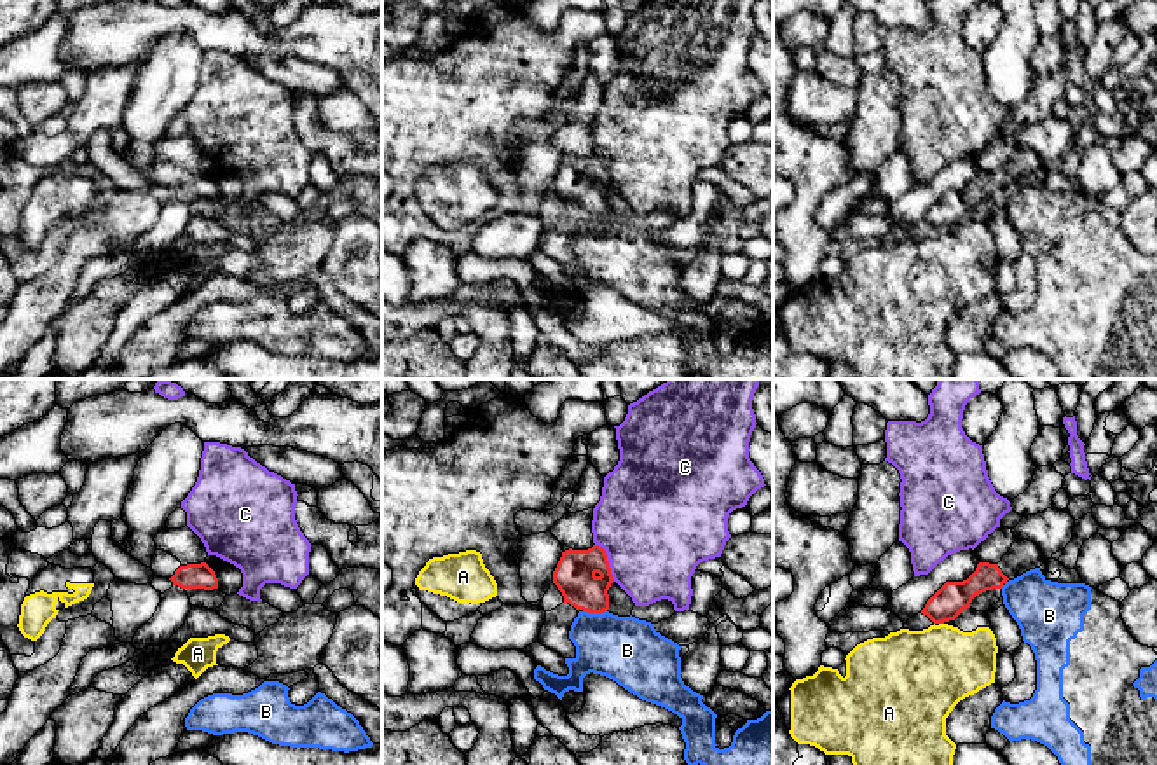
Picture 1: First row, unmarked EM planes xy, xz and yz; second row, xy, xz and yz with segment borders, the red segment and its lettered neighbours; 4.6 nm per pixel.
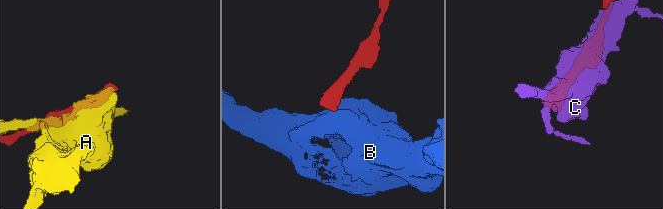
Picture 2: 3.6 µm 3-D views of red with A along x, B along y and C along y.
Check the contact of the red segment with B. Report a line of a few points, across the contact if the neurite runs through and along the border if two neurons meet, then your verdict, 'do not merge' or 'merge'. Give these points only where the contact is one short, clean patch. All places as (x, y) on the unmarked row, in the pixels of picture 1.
line xz (583, 219), (606, 220); do not merge

